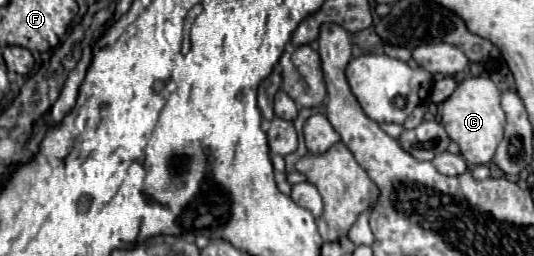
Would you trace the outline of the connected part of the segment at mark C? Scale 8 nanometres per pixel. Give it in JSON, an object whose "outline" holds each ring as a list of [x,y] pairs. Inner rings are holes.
{"outline":[[[469,77],[457,85],[457,89],[439,107],[441,123],[447,135],[459,145],[463,159],[469,165],[485,165],[493,159],[505,129],[505,111],[501,107],[501,91],[491,79]]]}

